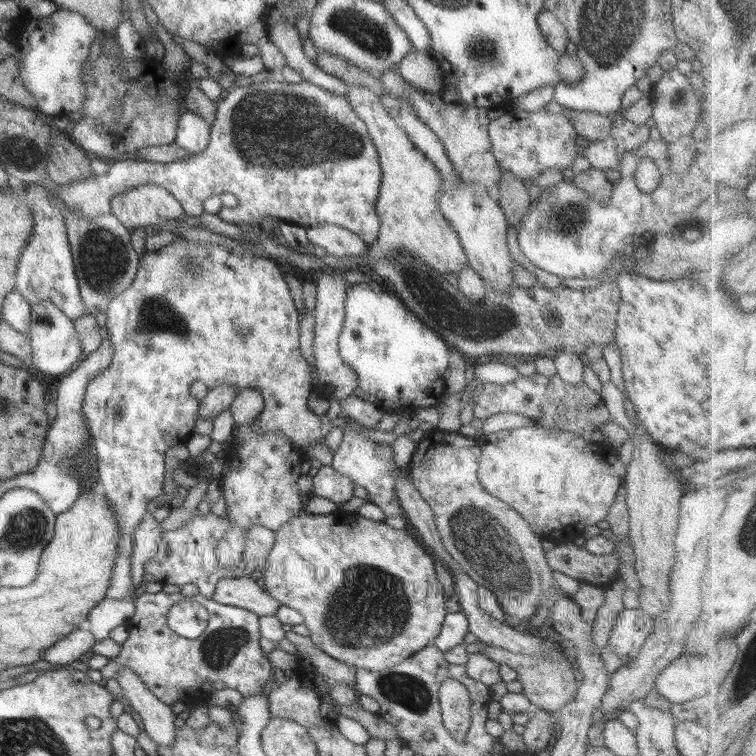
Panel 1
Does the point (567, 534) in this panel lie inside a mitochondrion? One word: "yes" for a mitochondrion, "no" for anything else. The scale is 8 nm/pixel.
no

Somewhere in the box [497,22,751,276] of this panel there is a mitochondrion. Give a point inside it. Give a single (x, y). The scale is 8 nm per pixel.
(574, 220)

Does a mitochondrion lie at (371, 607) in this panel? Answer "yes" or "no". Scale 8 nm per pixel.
yes

